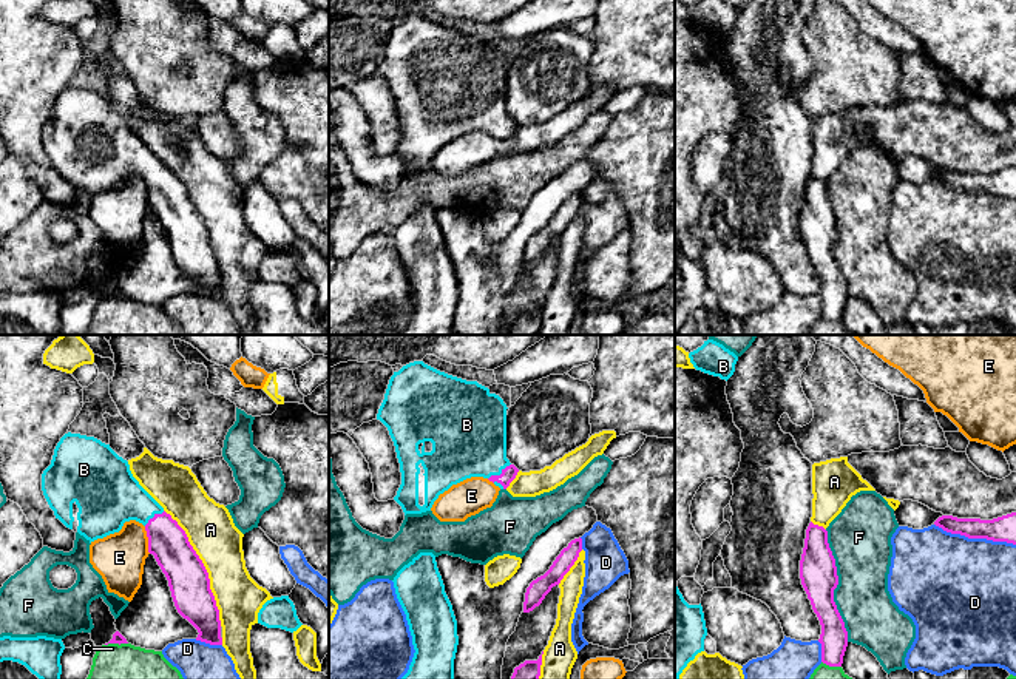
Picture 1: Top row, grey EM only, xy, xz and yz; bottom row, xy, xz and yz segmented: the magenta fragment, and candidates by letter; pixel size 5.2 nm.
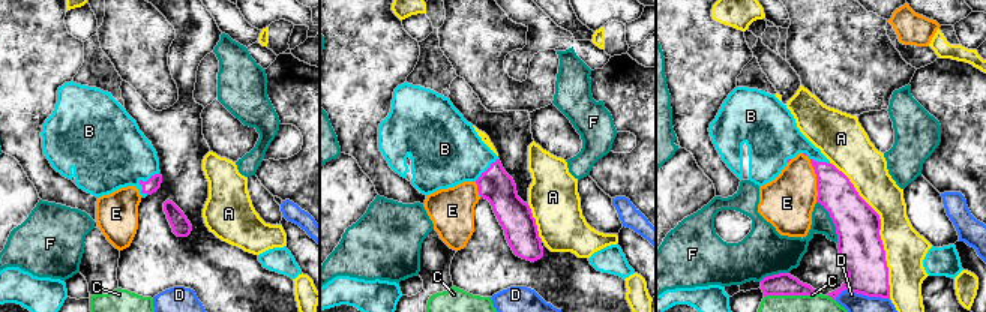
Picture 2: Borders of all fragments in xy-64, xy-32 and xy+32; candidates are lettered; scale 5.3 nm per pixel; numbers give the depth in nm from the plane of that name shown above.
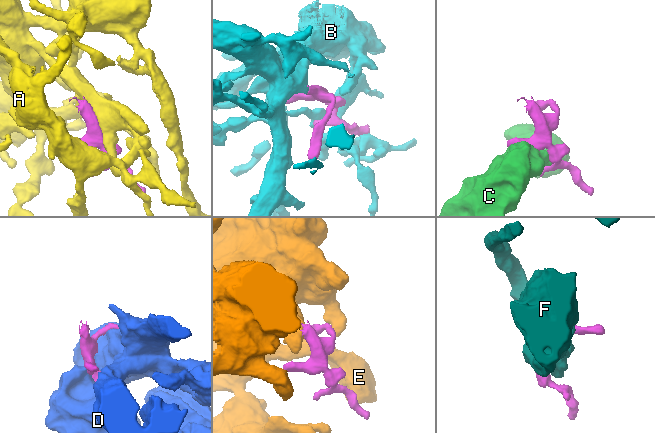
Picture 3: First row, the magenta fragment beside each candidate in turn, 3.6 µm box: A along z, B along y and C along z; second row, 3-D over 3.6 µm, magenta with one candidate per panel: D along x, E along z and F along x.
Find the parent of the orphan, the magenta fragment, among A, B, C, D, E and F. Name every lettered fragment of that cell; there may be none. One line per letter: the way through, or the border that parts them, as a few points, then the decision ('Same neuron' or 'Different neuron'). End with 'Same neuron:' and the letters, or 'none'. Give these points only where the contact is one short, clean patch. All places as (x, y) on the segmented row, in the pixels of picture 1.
A: Different neuron
B: Same neuron
C: Different neuron
D: Different neuron
E: Boundary: xy (144, 526), (150, 553). Different neuron
F: Different neuron
Same neuron: B

